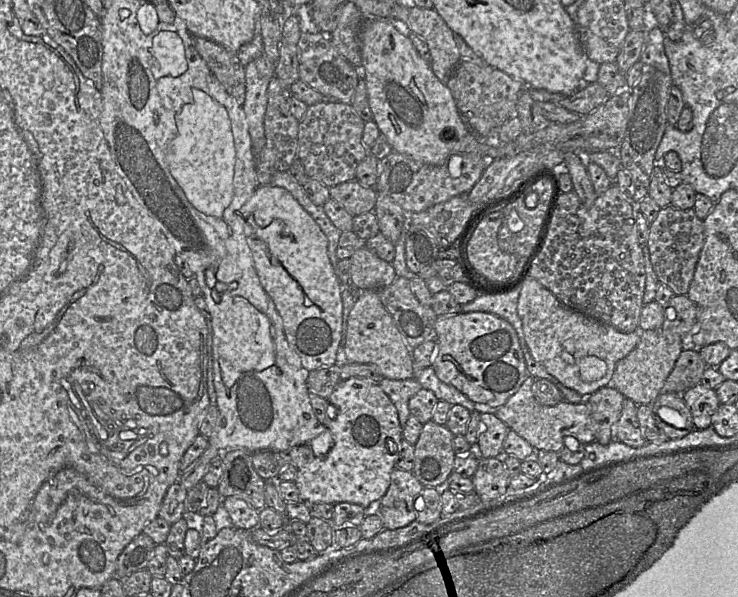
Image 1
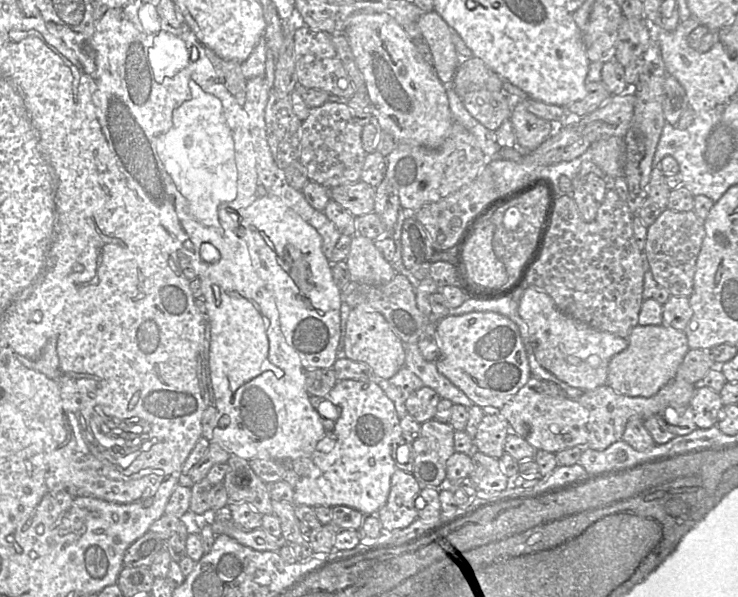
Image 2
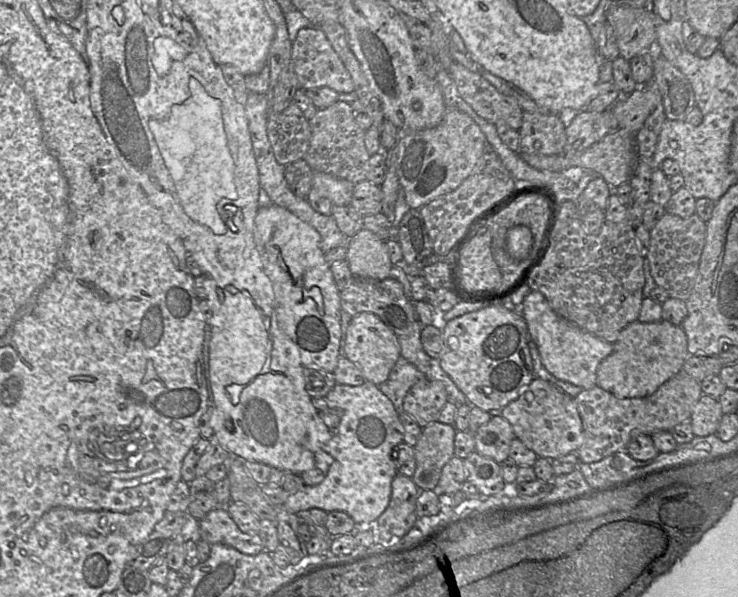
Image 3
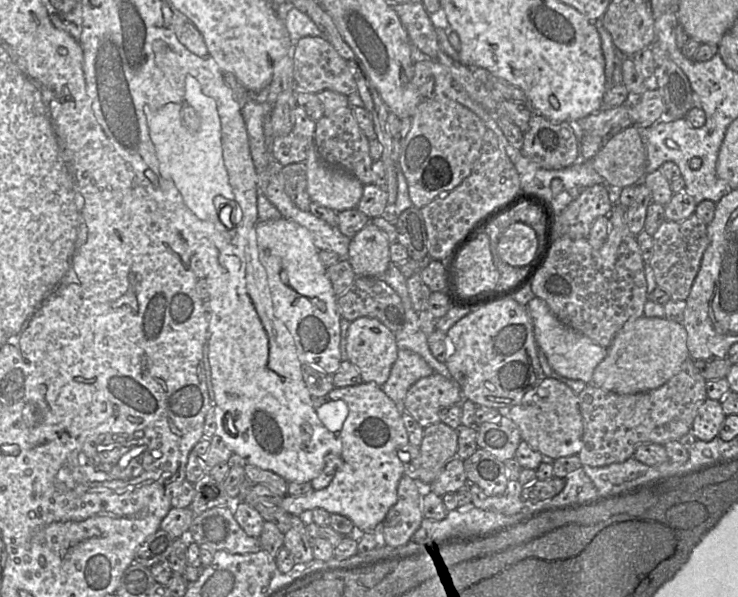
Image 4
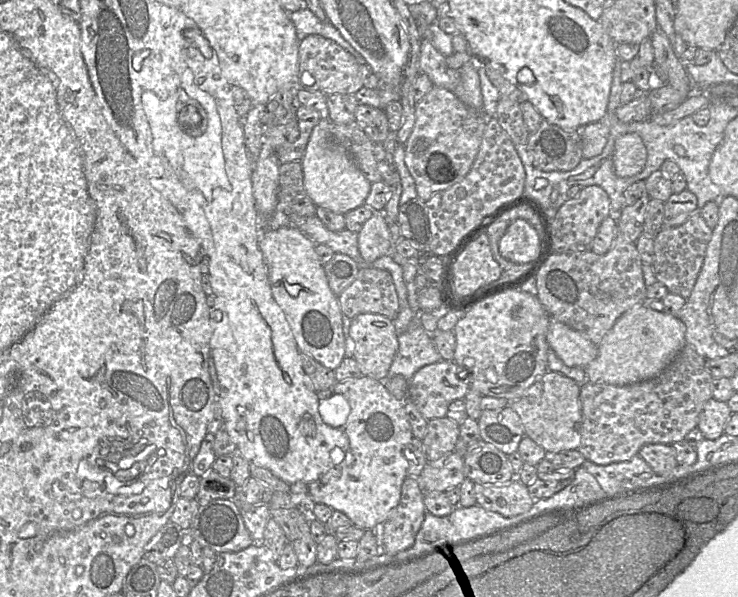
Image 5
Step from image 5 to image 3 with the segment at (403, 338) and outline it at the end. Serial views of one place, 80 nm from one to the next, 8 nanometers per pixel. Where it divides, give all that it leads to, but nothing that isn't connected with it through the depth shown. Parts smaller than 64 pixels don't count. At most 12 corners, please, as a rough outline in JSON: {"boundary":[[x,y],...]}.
{"boundary":[[399,357],[388,379],[378,387],[405,413],[404,398],[426,376]]}

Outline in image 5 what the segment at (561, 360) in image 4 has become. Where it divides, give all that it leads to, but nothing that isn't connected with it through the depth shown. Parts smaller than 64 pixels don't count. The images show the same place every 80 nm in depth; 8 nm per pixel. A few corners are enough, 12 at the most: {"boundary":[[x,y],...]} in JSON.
{"boundary":[[552,319],[549,349],[585,369],[598,354],[586,336]]}

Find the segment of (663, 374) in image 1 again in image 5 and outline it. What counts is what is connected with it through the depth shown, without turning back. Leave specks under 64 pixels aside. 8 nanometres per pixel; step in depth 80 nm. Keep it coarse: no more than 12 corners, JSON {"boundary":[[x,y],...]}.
{"boundary":[[645,304],[625,312],[587,382],[657,377],[685,347],[685,324]]}

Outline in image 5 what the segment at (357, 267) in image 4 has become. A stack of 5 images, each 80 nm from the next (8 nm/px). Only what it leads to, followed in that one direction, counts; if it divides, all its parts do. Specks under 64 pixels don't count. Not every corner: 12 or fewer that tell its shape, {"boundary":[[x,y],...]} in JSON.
{"boundary":[[374,212],[358,233],[363,263],[391,253],[389,226]]}

